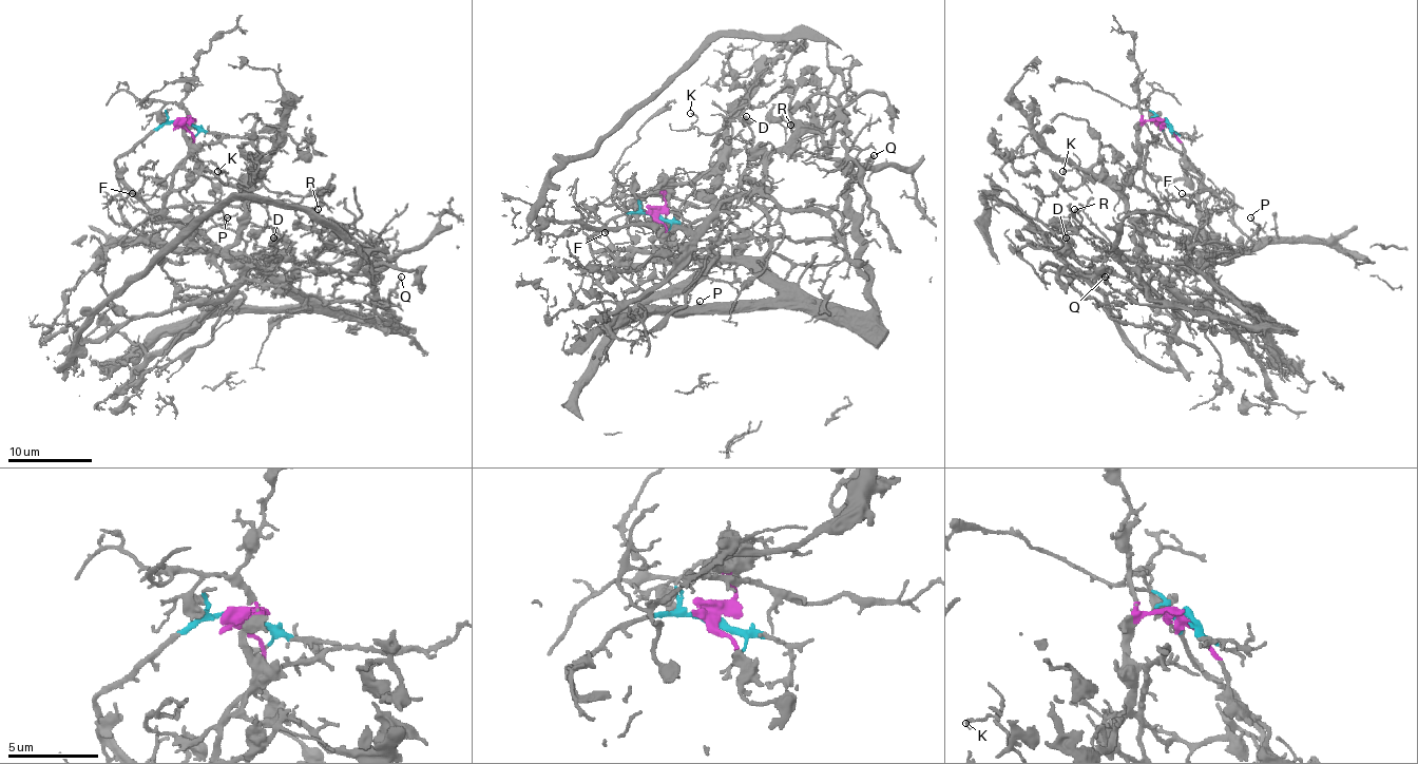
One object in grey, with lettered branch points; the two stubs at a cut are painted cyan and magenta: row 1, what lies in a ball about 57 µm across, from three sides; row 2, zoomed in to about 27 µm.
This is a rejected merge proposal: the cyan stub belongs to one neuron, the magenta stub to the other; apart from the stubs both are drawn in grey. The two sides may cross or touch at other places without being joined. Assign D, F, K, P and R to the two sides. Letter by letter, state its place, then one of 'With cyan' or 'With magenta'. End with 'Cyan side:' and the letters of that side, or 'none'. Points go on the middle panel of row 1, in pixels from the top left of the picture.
D: Place: (746, 116). With magenta
F: Place: (605, 232). With cyan
K: Place: (690, 113). With magenta
P: Place: (700, 301). With cyan
R: Place: (790, 125). With magenta
Cyan side: F, P

